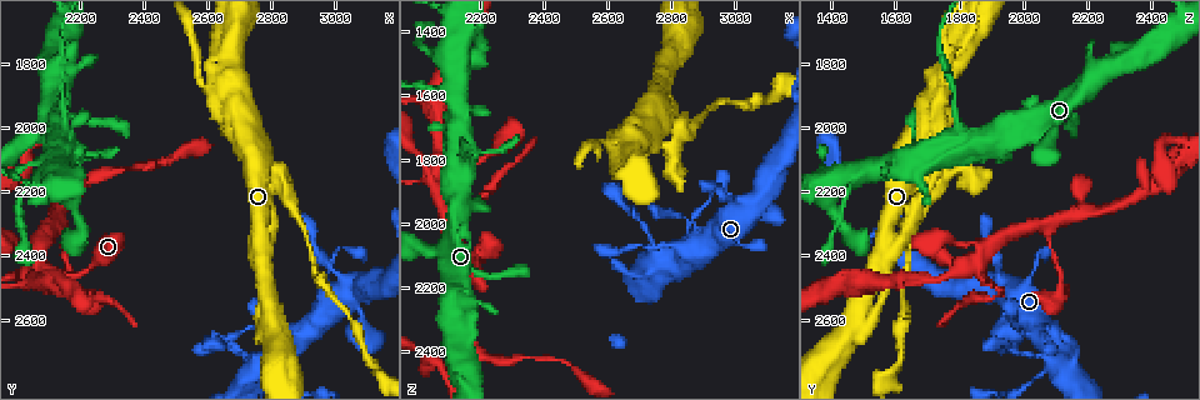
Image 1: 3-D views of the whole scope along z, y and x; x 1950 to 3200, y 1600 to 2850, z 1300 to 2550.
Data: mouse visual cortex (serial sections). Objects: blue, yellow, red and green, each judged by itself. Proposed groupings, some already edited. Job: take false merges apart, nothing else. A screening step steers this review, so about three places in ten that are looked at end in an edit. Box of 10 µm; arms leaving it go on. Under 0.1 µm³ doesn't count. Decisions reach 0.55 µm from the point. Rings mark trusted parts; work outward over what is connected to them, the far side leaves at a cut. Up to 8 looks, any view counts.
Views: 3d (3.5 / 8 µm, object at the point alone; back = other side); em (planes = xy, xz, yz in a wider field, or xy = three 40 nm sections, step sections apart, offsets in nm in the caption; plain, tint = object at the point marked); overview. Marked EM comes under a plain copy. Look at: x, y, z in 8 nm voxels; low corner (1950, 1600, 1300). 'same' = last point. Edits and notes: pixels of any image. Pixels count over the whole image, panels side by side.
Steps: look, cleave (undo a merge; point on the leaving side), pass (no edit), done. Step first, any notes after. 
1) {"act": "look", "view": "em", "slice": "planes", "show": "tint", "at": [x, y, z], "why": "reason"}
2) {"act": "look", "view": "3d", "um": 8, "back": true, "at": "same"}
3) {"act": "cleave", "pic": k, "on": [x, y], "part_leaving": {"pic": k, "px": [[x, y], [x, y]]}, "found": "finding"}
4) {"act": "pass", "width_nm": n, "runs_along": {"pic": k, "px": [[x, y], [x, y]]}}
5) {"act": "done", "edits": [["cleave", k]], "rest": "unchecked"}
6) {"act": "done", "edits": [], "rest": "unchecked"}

{"act": "look", "view": "3d", "um": 3.5, "back": true, "at": [3080, 2590, 1940], "why": "calibre changes"}

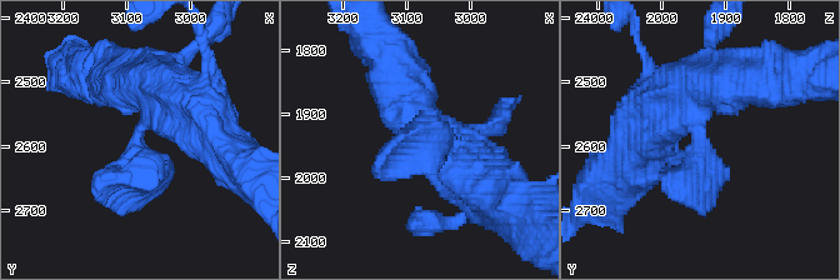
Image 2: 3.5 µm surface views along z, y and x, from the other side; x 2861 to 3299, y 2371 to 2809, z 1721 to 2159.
{"act": "look", "view": "em", "slice": "xy", "step": 5, "show": "tint", "at": [3080, 2590, 1940], "why": "need the tissue"}

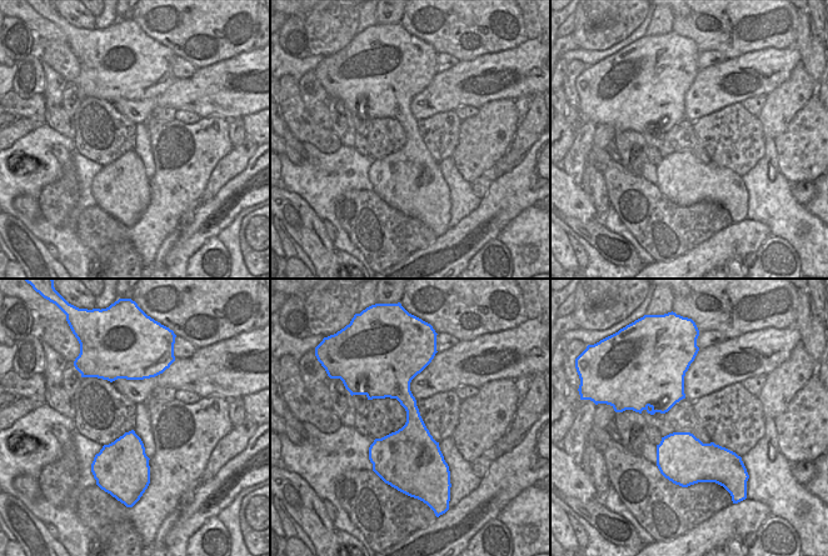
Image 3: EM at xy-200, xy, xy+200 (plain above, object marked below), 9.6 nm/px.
{"act": "pass", "runs_along": {"pic": 2, "px": [[675, 95], [673, 195]]}, "found": "one cell here"}

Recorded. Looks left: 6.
{"act": "look", "view": "3d", "um": 3.5, "at": [2150, 2010, 1800]}

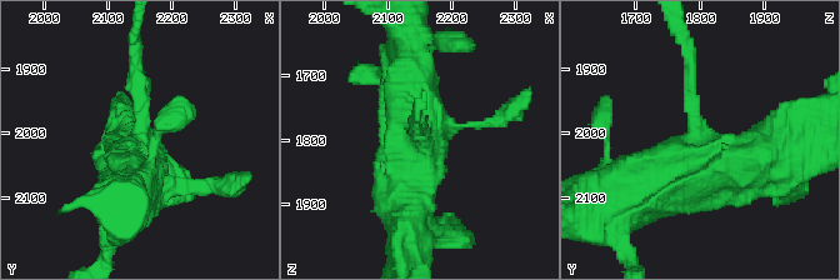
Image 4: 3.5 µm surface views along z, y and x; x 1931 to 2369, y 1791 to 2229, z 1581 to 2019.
{"act": "look", "view": "em", "slice": "xy", "step": 5, "show": "tint", "at": [2150, 2015, 1800]}

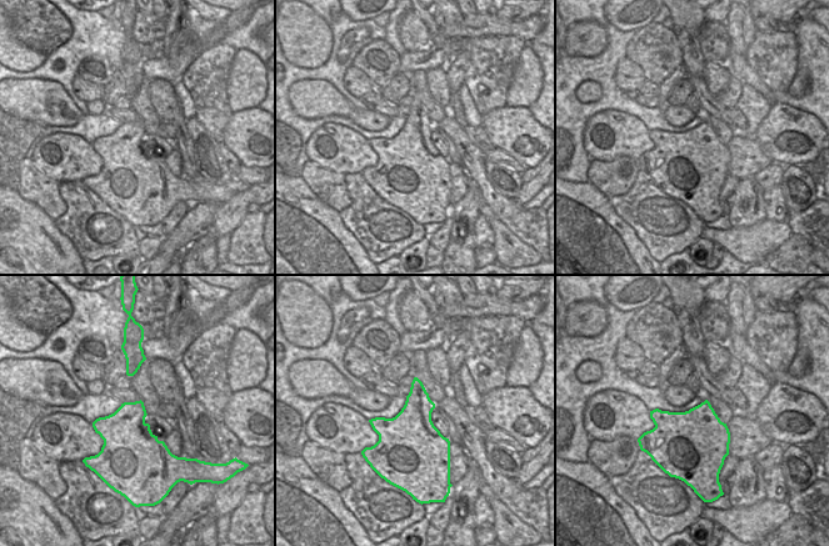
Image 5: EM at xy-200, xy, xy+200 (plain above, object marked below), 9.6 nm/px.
{"act": "cleave", "pic": 4, "on": [691, 70], "width_nm": 550, "part_leaving": {"pic": 4, "px": [[691, 109], [691, 55], [681, 33]]}, "found": "two cells meet here"}

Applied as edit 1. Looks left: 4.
{"act": "look", "view": "3d", "um": 3.5, "at": [2620, 1850, 1730], "why": "thin arm on a thick one"}

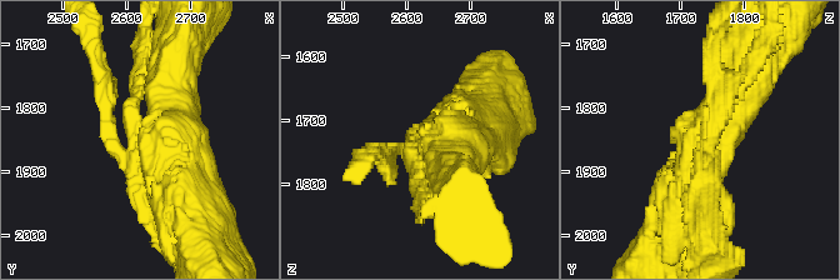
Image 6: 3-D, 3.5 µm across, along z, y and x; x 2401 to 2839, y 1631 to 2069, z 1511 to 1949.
{"act": "look", "view": "em", "slice": "xy", "step": 5, "show": "tint", "at": [2625, 1845, 1730]}

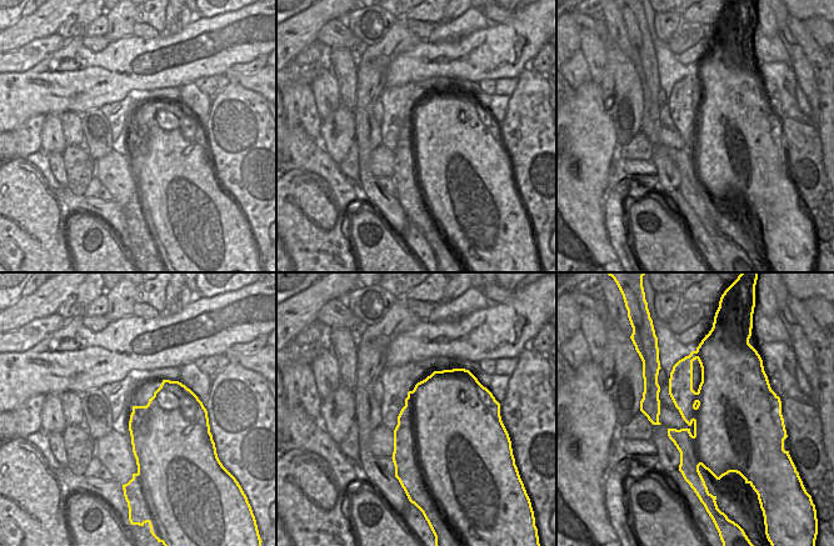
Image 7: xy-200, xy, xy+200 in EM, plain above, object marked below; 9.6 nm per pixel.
{"act": "cleave", "pic": 6, "on": [111, 101], "part_leaving": {"pic": 6, "px": [[124, 154], [108, 135], [89, 39]]}, "found": "a second cell is stuck on"}

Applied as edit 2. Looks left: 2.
{"act": "done", "edits": [["cleave", 4], ["cleave", 6]], "rest": "unchecked"}

